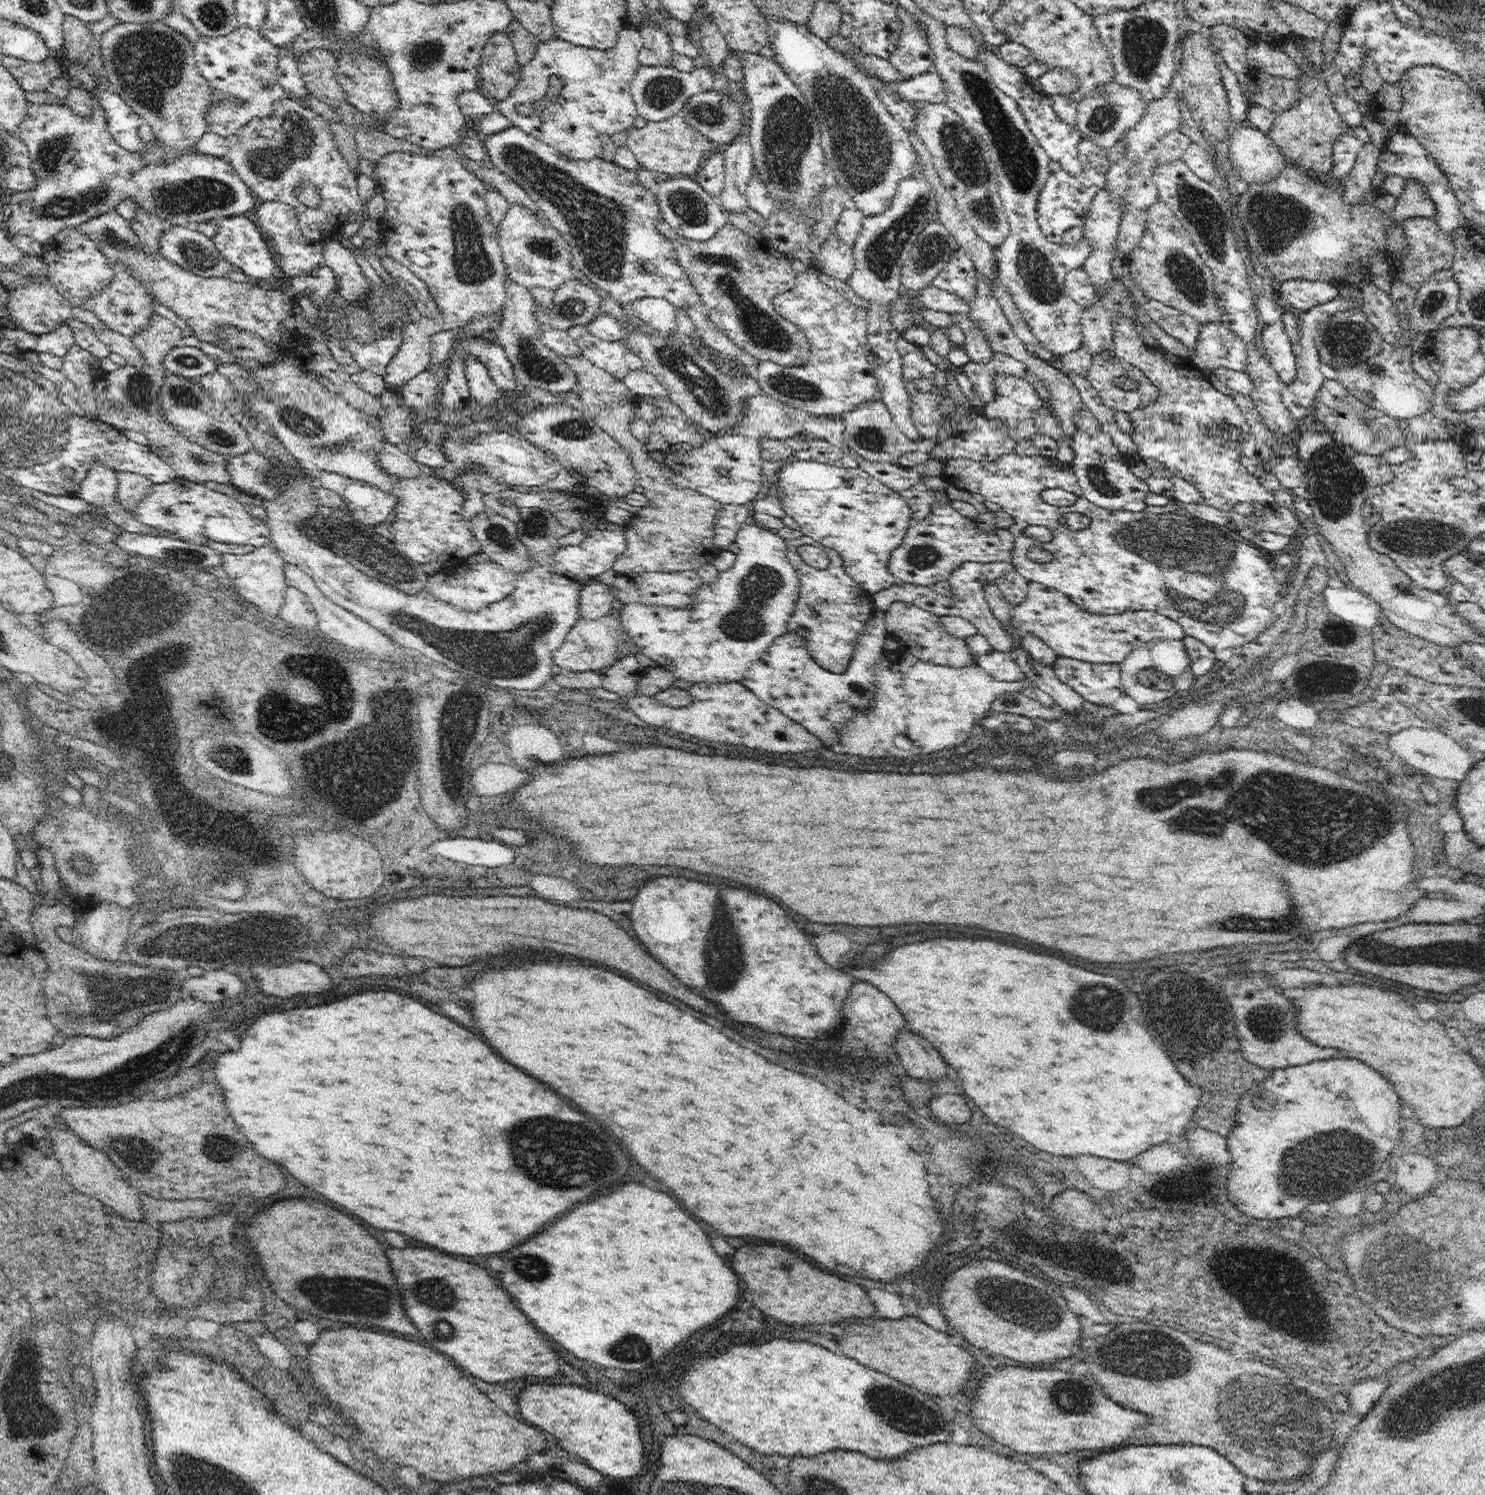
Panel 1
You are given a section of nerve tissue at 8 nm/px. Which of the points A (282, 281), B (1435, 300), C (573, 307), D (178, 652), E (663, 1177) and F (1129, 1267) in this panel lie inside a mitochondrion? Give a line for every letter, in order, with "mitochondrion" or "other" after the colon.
A: other
B: mitochondrion
C: mitochondrion
D: mitochondrion
E: other
F: other

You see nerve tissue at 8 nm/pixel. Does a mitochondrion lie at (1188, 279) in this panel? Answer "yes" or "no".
yes

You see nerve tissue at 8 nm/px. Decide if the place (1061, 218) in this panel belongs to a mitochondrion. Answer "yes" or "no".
no

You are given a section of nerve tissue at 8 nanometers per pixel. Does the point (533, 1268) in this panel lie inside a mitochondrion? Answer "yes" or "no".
yes

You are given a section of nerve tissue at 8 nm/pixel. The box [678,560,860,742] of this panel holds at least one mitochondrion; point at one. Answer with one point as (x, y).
(745, 623)

